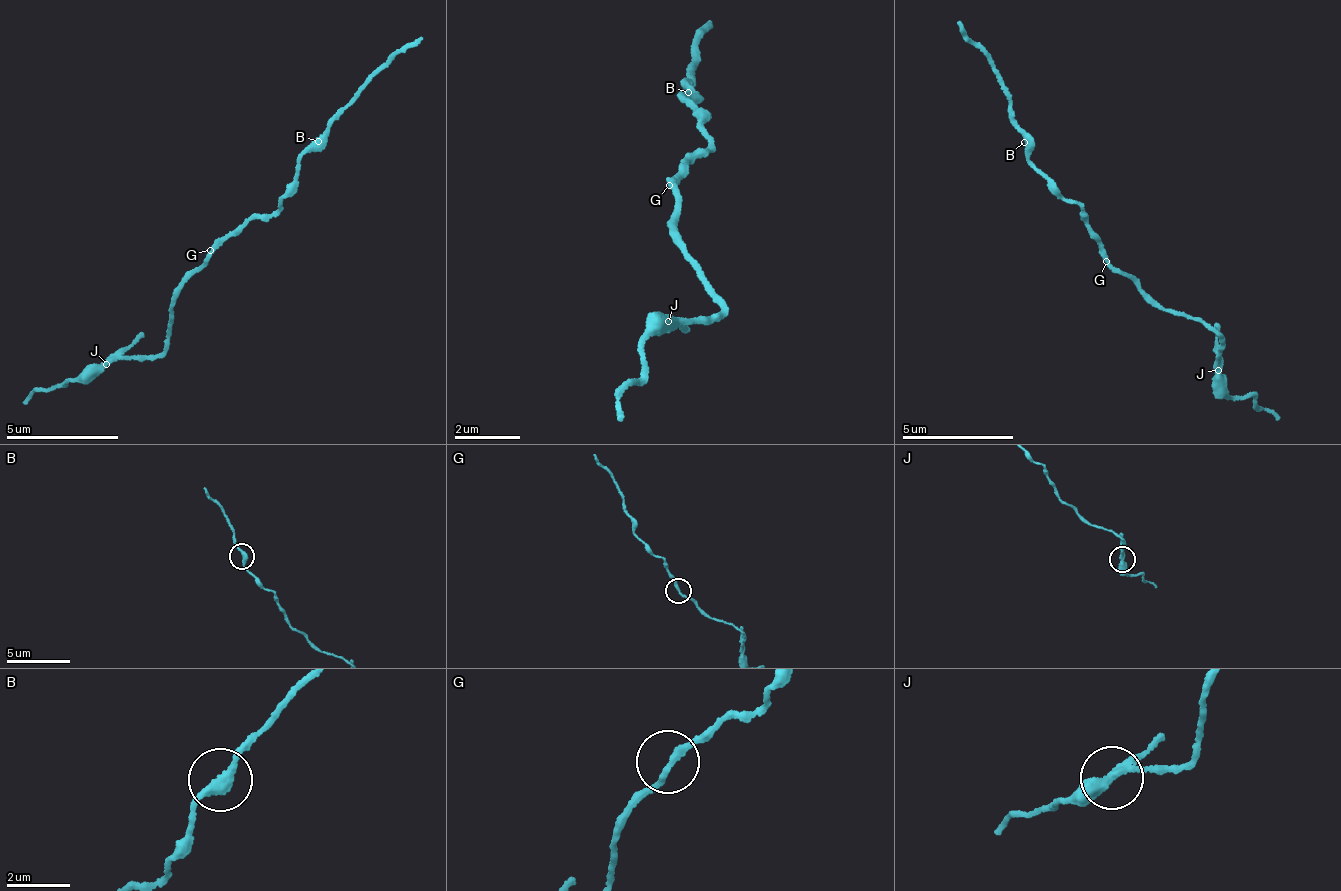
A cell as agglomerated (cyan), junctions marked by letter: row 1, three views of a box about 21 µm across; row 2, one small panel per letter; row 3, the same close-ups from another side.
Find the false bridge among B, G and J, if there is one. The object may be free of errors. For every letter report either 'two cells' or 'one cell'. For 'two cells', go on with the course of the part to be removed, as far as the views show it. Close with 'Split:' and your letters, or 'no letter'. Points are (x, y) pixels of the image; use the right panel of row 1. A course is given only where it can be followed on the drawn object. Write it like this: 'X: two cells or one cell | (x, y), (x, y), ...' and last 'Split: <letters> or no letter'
B: one cell
G: one cell
J: two cells | (1216, 369), (1230, 394), (1279, 418)
Split: J

